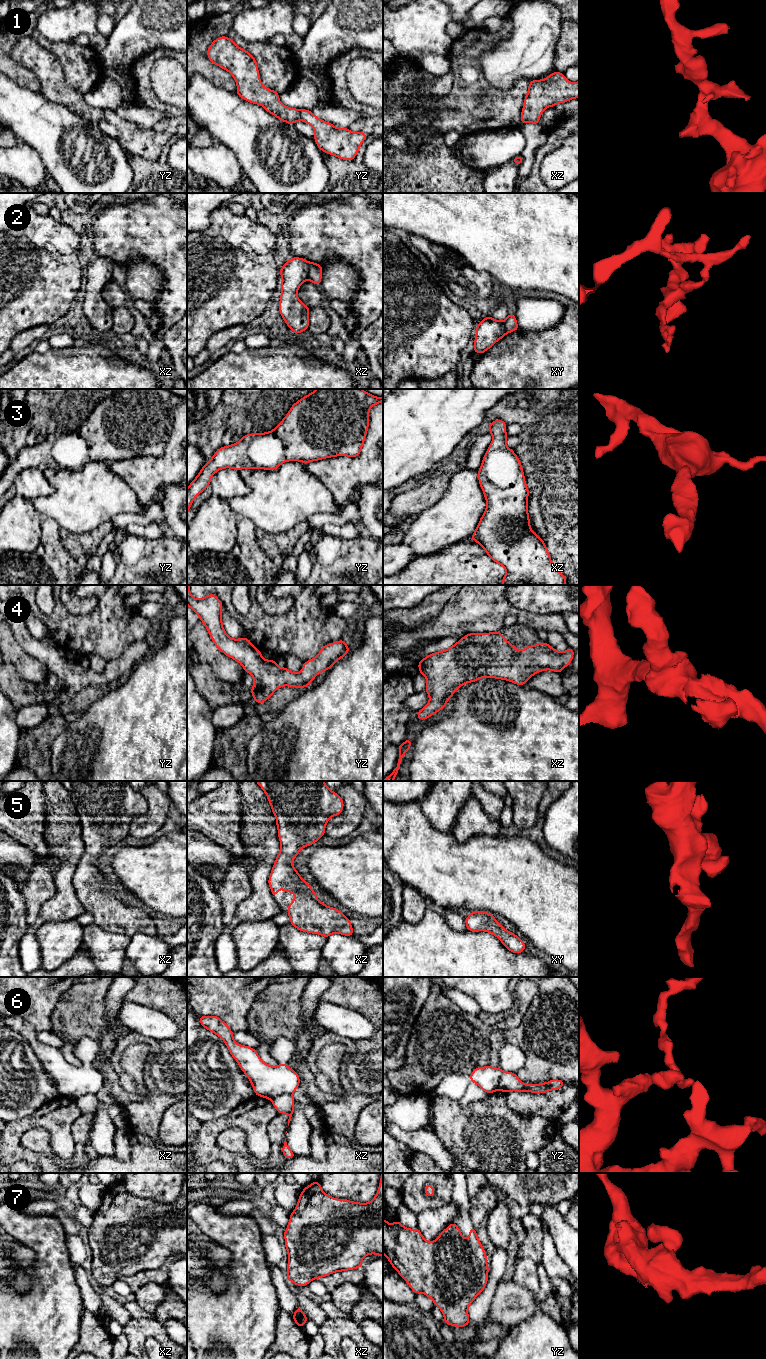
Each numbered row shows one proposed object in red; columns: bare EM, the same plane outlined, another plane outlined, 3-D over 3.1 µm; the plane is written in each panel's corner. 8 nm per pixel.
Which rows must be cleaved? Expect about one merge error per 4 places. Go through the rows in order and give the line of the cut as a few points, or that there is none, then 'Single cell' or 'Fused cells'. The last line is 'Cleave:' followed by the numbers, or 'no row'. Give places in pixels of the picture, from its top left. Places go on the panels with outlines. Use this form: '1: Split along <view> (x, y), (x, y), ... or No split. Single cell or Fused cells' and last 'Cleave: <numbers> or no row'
1: No split. Single cell
2: Split along xz (309, 262), (307, 278). Fused cells
3: No split. Single cell
4: No split. Single cell
5: No split. Single cell
6: Split along xz (291, 1094), (280, 1094), (271, 1099). Fused cells
7: No split. Single cell
Cleave: 2, 6

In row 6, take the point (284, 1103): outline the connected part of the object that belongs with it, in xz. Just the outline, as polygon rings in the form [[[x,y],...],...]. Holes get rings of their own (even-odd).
[[[283,1094],[272,1099],[272,1104],[276,1108],[278,1113],[289,1115],[288,1126],[291,1120],[291,1117],[295,1111],[293,1108],[294,1102],[295,1100],[293,1096],[289,1094]]]

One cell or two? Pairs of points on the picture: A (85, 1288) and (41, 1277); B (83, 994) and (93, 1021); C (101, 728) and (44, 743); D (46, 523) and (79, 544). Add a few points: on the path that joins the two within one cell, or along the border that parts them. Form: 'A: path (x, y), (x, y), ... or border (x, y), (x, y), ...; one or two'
A: border (72, 1264), (74, 1278), (85, 1308); two
B: path (83, 1001), (83, 1011), (86, 1014); one
C: border (65, 724), (55, 737), (49, 753); two
D: border (59, 528), (61, 544), (68, 553); two

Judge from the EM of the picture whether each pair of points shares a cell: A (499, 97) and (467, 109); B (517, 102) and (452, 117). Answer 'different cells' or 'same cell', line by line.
A: same cell
B: same cell

